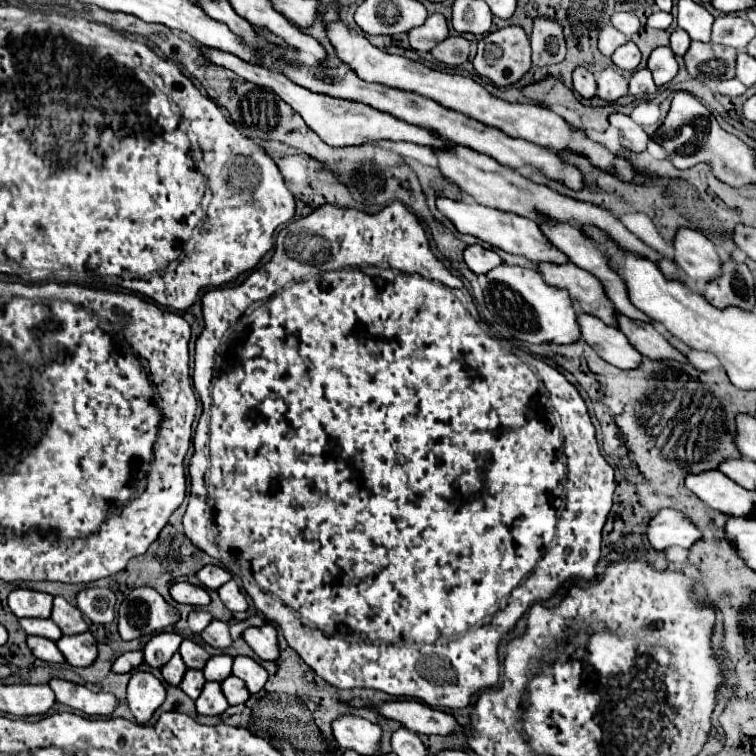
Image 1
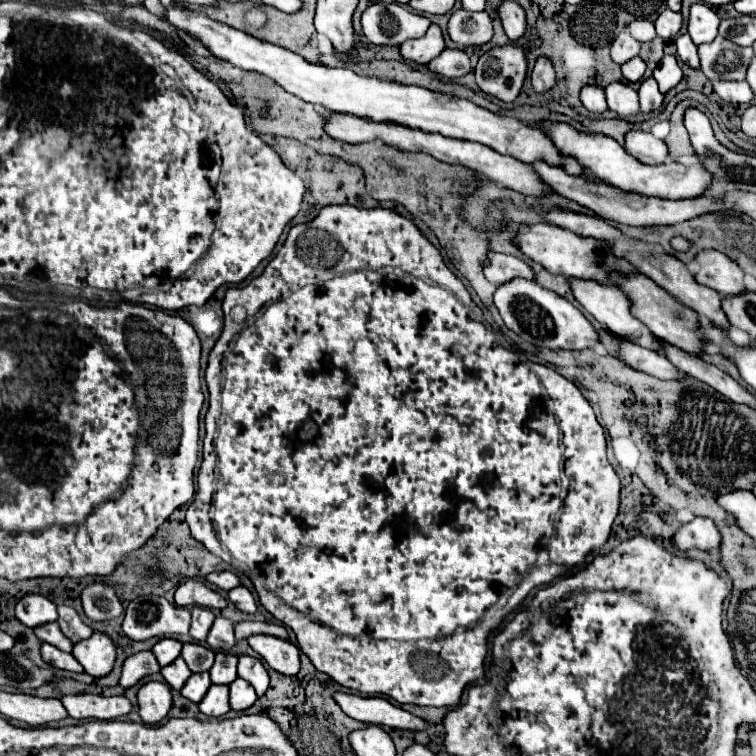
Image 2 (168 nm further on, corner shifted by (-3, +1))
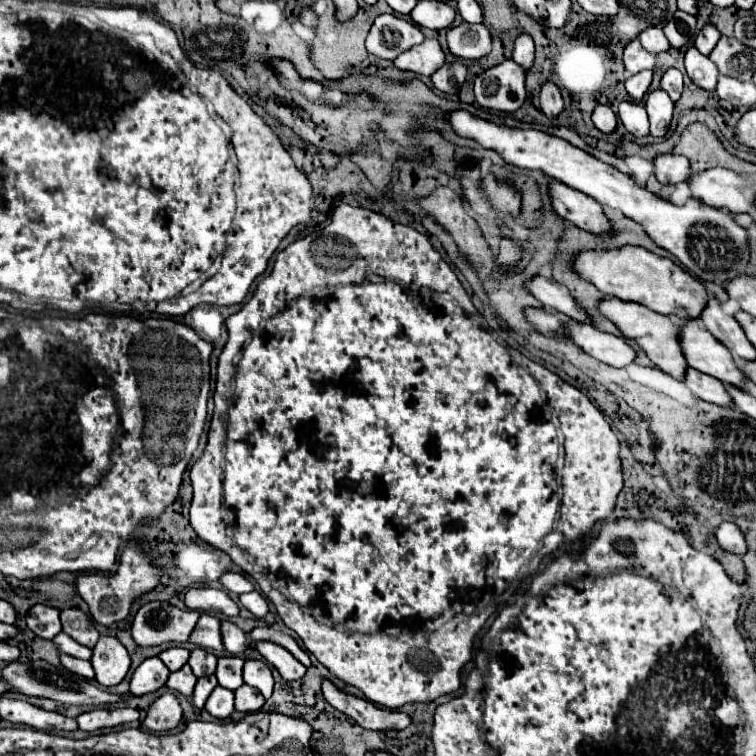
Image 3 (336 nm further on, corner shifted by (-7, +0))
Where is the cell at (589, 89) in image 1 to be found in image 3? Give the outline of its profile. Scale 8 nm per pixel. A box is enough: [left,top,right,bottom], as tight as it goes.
[592,104,616,132]

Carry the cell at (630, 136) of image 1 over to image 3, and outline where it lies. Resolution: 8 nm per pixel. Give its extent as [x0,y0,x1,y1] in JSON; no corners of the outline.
[652,154,690,184]

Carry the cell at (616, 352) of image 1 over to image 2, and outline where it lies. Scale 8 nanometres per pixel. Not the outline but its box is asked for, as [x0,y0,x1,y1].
[618,339,686,381]

